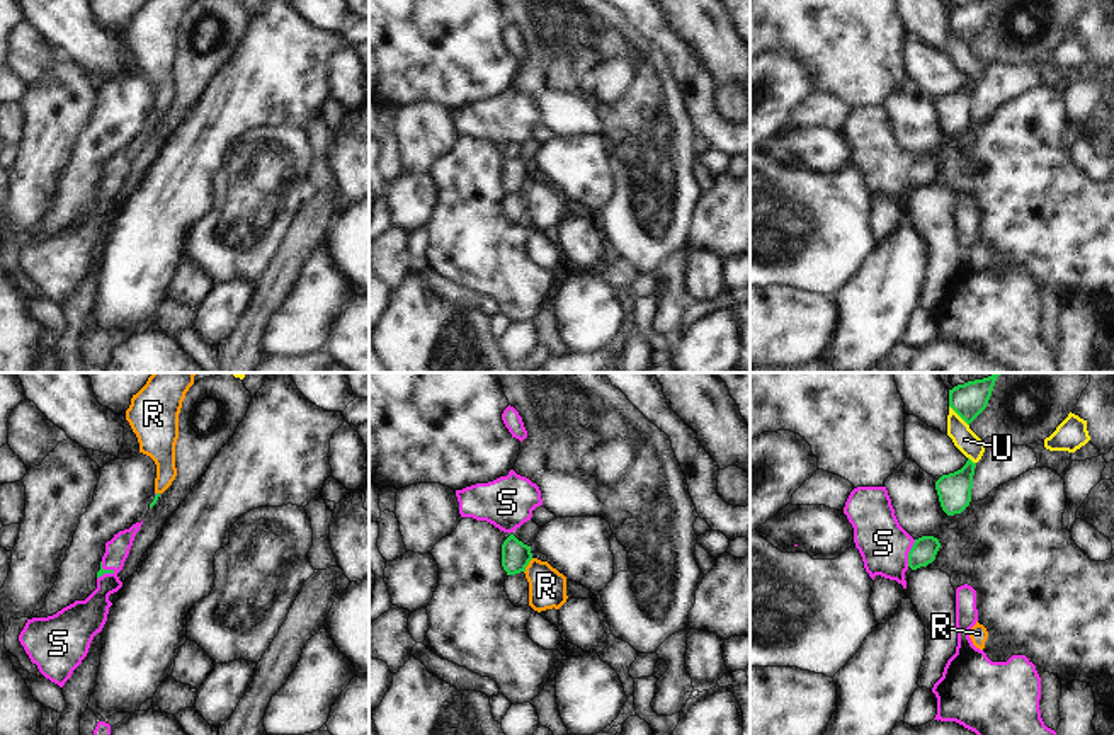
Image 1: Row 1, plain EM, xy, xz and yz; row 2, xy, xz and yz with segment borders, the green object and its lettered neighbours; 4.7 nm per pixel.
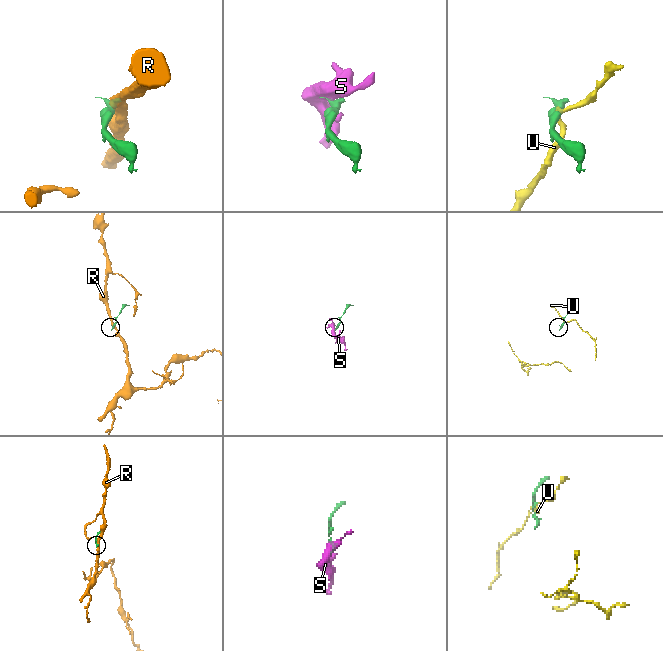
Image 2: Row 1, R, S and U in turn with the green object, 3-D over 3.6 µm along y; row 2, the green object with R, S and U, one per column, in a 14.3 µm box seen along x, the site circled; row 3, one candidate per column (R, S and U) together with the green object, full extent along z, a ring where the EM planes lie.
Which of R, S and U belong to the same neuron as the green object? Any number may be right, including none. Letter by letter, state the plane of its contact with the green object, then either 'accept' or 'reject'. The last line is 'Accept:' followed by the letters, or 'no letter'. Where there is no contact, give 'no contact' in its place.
R: xz | reject
S: yz | accept
U: yz | reject
Accept: S

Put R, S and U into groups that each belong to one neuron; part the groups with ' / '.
R / S / U

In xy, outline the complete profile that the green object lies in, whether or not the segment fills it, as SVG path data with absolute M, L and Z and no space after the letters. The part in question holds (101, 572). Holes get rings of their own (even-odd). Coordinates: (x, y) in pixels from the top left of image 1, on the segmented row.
M143 521L119 531L105 543L97 589L85 601L75 601L48 618L27 619L20 631L19 641L31 662L60 687L87 657L94 636L102 631L112 606L109 595L122 587L117 573L124 567L141 524Z

